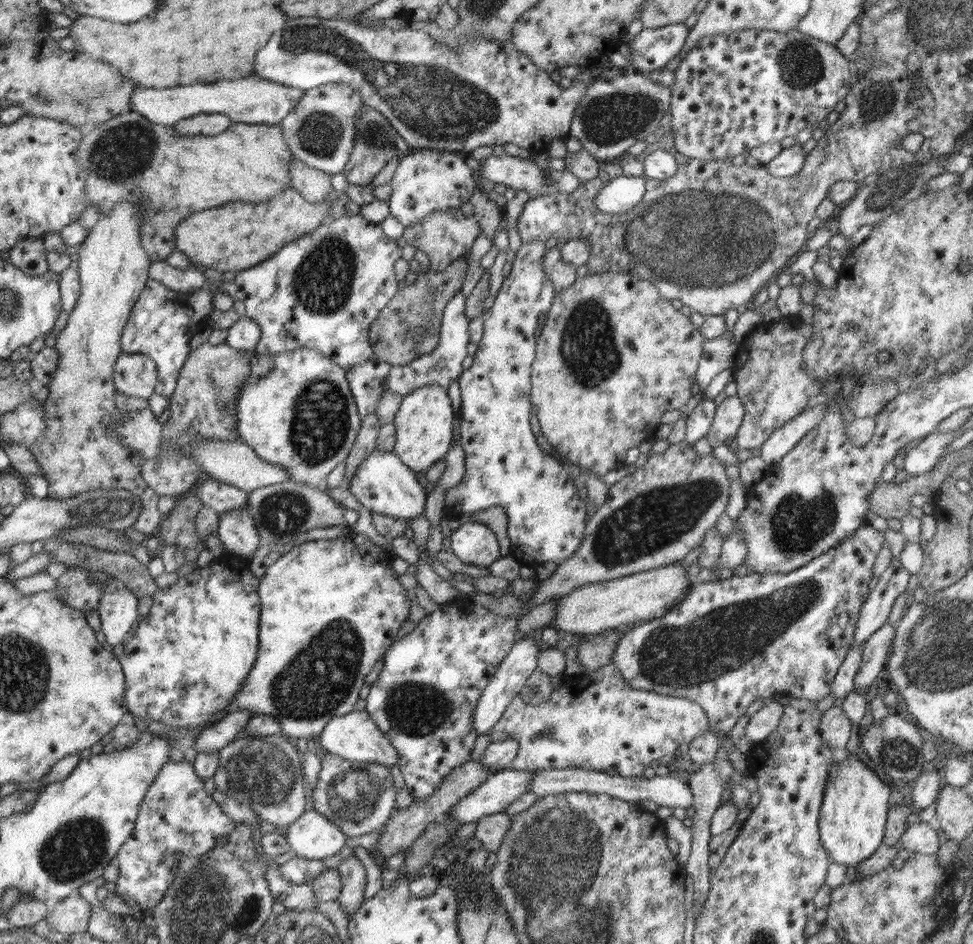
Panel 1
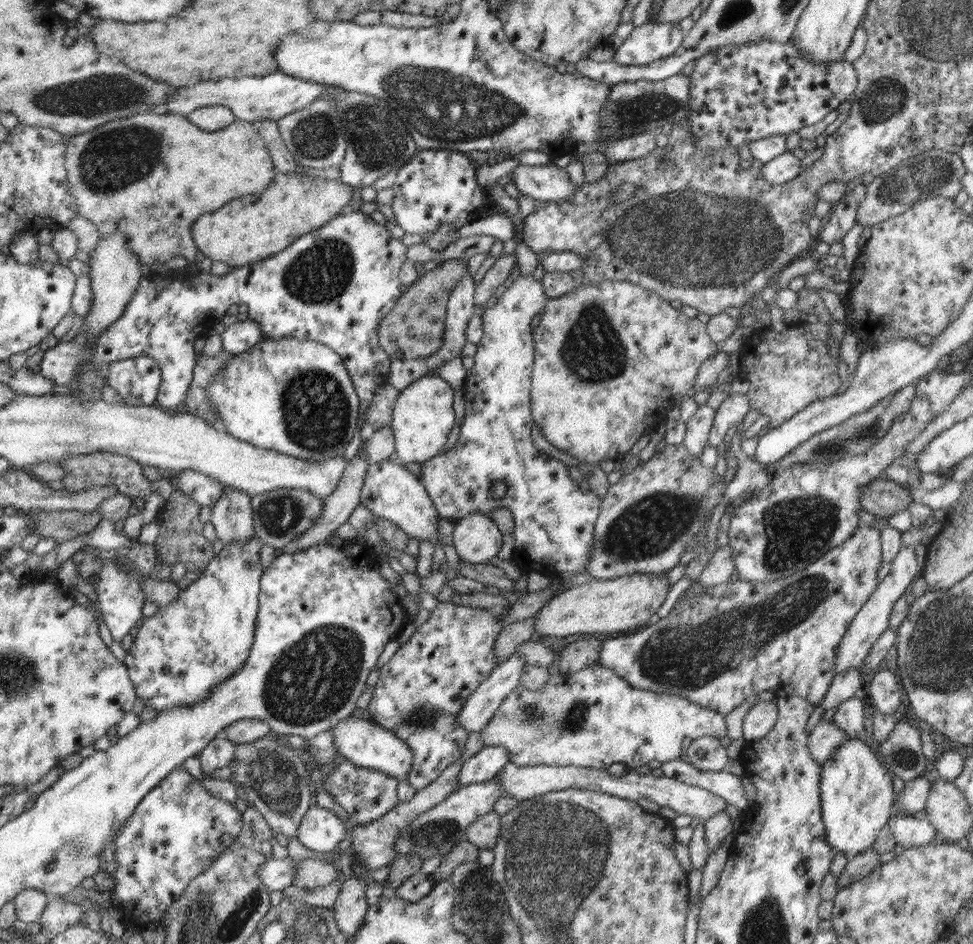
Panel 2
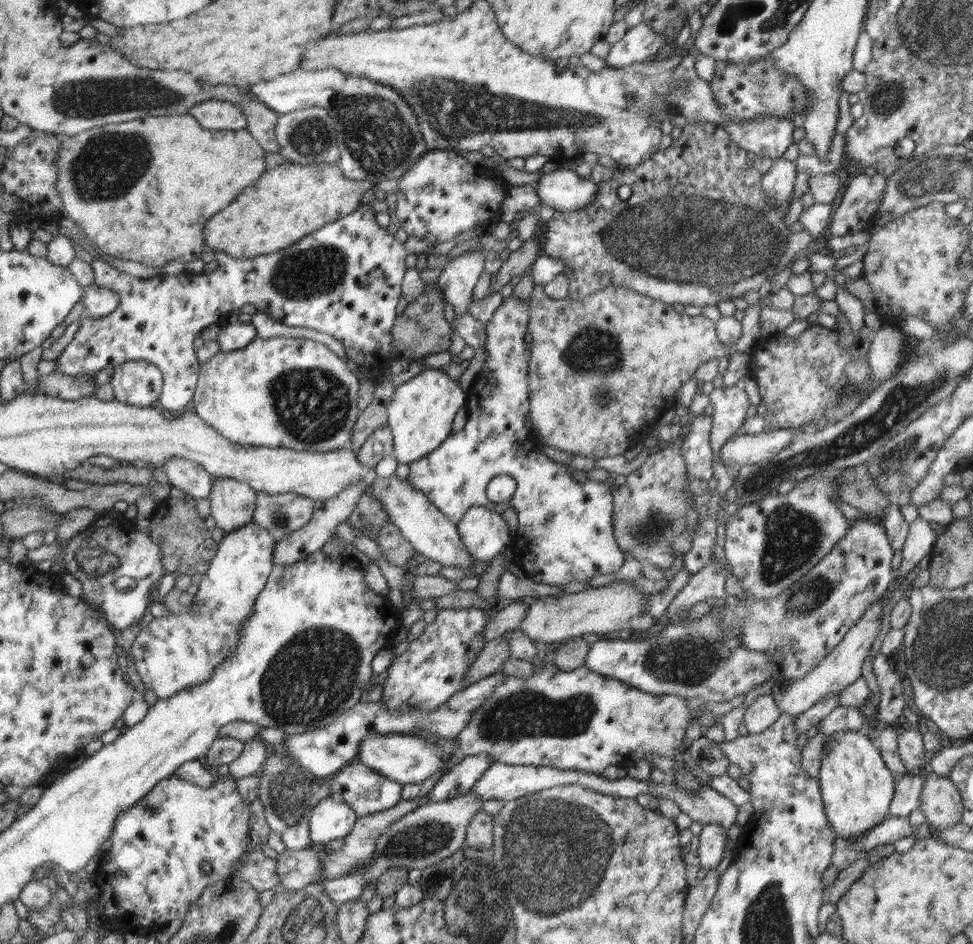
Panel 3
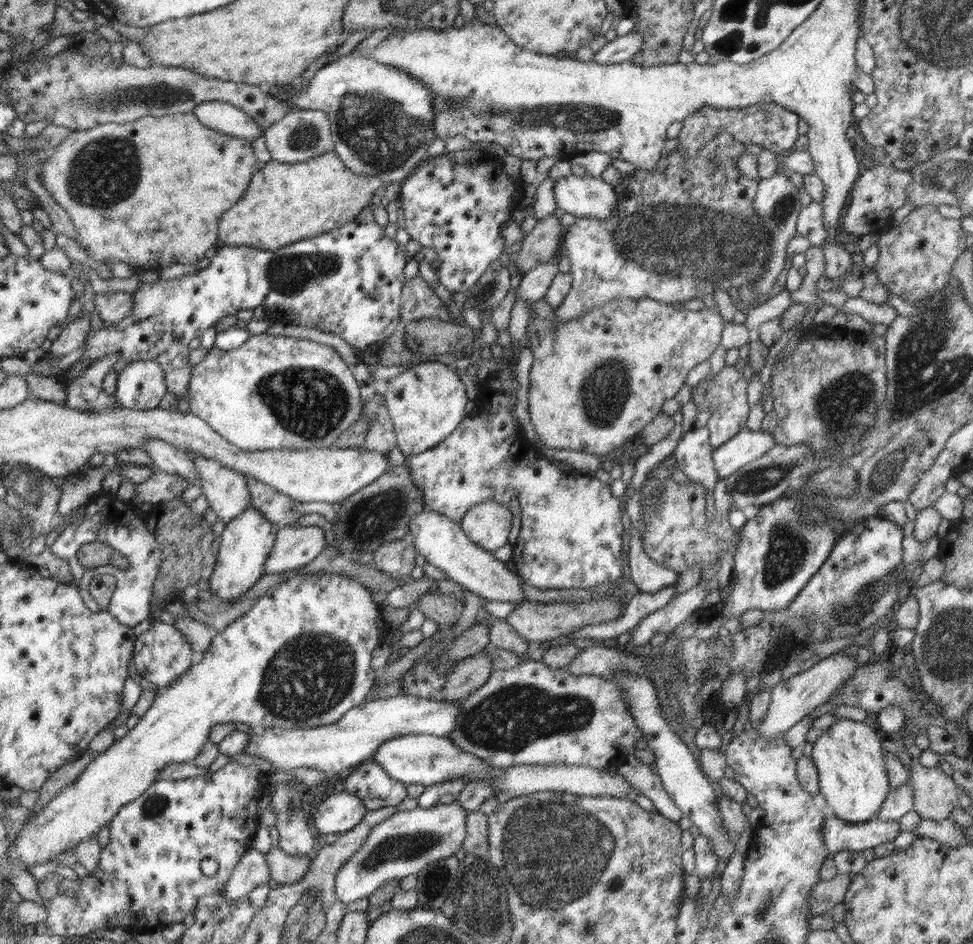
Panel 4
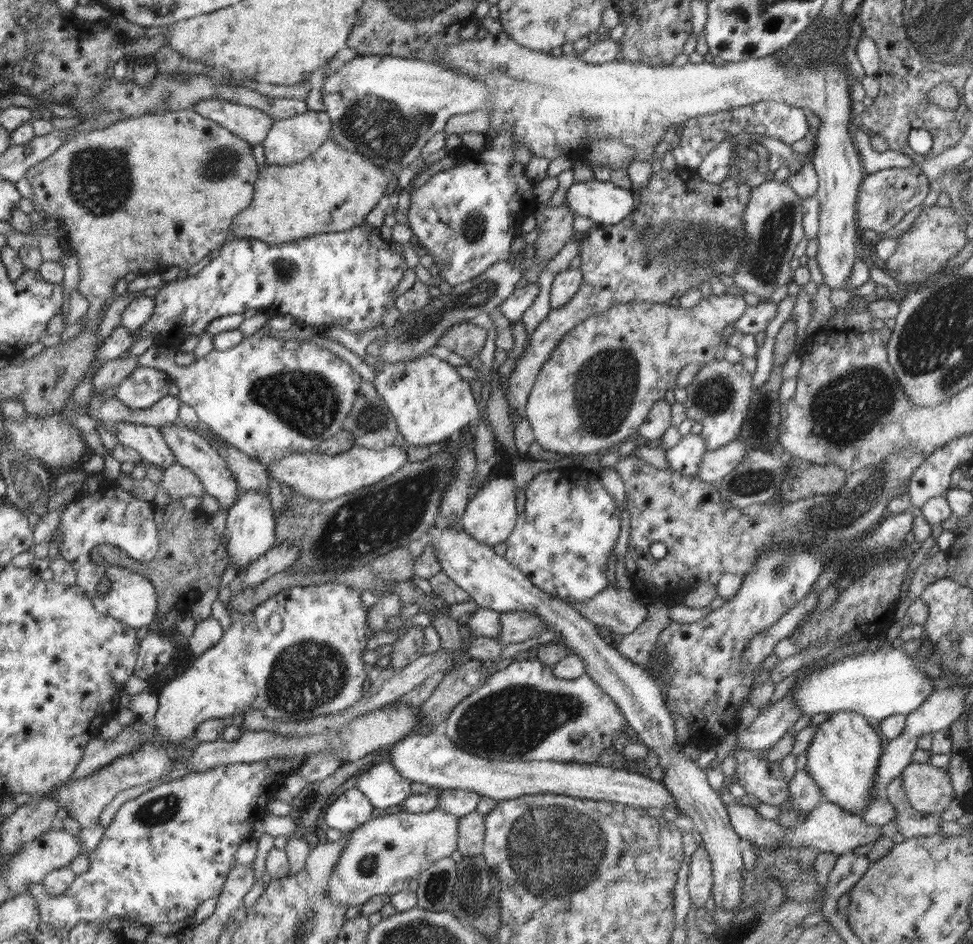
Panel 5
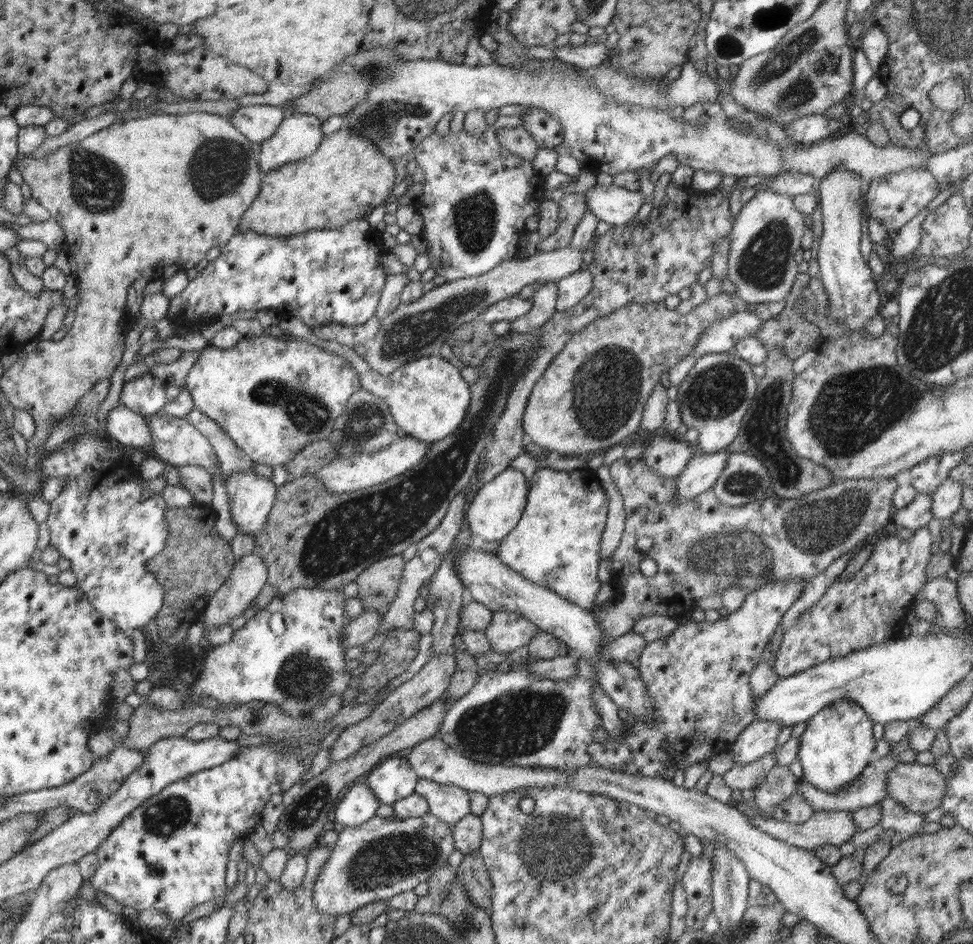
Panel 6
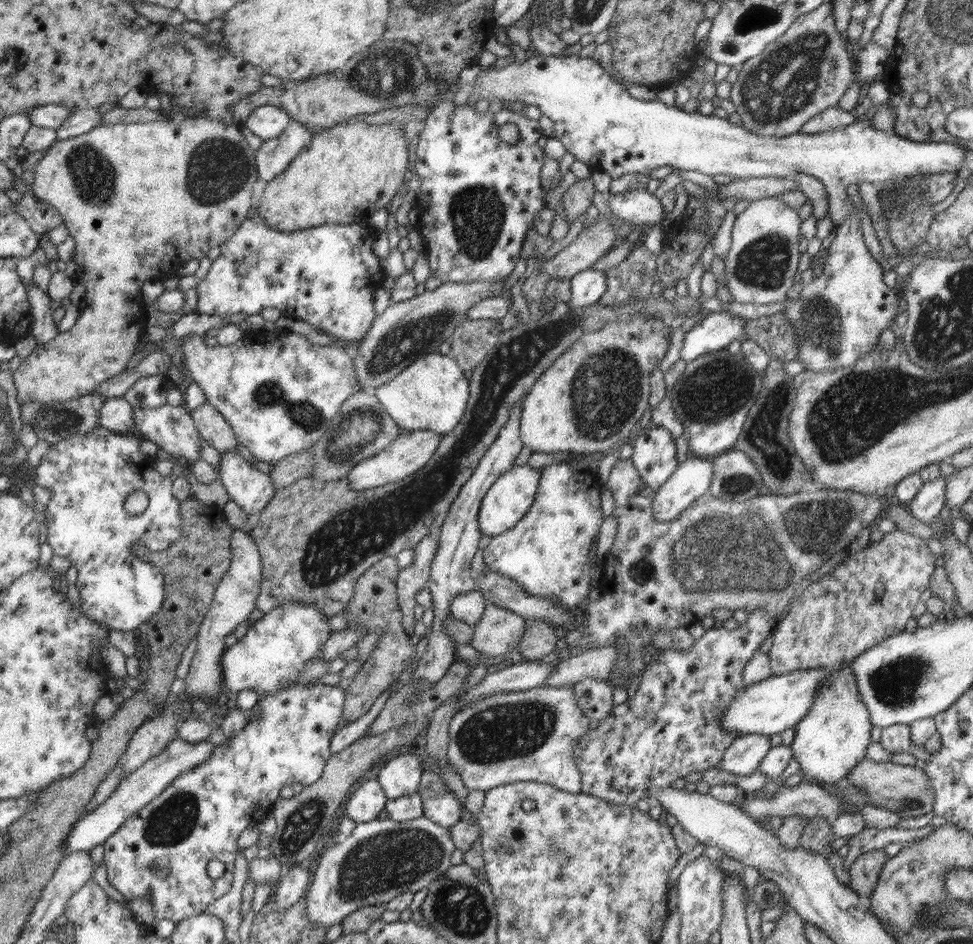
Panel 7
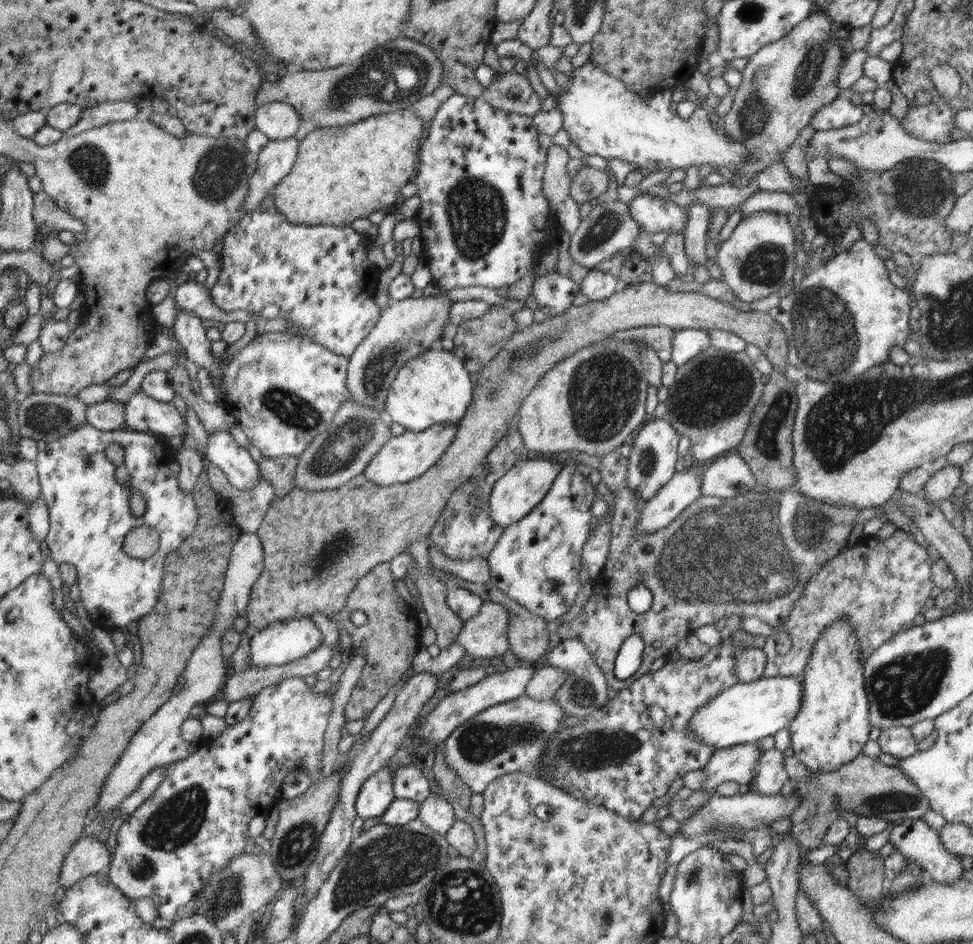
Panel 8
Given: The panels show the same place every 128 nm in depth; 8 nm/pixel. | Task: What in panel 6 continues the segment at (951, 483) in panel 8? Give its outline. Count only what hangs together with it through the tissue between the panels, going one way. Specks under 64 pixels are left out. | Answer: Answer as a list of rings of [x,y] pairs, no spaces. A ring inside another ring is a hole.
[[[918,492],[916,498],[908,506],[898,509],[891,525],[910,528],[914,532],[920,527],[926,527],[933,519],[931,506],[931,494]]]

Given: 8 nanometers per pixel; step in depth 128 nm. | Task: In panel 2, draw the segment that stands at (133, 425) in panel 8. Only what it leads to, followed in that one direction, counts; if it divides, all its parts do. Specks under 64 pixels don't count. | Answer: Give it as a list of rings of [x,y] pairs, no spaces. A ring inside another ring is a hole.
[[[225,487],[223,496],[211,509],[210,522],[224,546],[247,542],[255,535],[251,496],[243,490]]]

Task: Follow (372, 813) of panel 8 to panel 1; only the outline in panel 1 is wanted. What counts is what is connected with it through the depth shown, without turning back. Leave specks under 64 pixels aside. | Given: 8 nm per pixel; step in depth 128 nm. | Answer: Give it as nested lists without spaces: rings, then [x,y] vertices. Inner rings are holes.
[[[309,807],[291,824],[284,837],[293,855],[310,860],[336,856],[347,839],[336,824]]]

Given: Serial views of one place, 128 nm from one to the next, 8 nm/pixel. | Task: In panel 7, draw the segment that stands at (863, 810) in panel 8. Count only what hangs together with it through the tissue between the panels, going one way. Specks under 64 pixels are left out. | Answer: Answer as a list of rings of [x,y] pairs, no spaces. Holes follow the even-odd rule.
[[[868,758],[862,759],[843,782],[848,782],[867,794],[867,805],[886,807],[897,812],[901,818],[922,816],[933,810],[935,794],[924,769],[919,765],[902,766],[893,762],[874,762]],[[819,816],[818,818],[809,818],[802,832],[802,837],[800,837],[800,846],[827,858],[833,852],[835,839],[831,823]]]

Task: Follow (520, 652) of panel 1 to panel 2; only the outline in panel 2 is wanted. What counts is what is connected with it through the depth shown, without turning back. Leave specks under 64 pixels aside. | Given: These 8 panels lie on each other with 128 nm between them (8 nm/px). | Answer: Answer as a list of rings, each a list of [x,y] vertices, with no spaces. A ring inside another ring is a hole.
[[[512,653],[498,662],[488,678],[466,699],[457,716],[459,725],[470,732],[484,730],[508,694],[521,685],[521,674],[526,665],[520,653]]]

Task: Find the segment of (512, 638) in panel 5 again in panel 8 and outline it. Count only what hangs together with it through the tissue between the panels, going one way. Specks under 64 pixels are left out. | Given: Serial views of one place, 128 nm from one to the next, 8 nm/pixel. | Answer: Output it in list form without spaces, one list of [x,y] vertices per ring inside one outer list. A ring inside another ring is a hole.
[[[483,602],[480,611],[476,617],[464,621],[460,635],[458,635],[456,643],[460,644],[468,655],[478,658],[489,658],[493,661],[500,660],[502,655],[509,649],[508,637],[508,612],[505,606],[496,602]]]

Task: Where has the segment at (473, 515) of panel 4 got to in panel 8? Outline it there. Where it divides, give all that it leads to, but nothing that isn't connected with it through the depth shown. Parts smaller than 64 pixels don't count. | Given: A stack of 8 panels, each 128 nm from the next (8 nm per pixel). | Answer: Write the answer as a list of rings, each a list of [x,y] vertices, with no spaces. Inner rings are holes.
[[[548,457],[537,459],[522,458],[504,476],[500,477],[492,487],[489,496],[490,518],[500,526],[510,526],[524,518],[548,492],[560,469],[568,462],[553,461]]]

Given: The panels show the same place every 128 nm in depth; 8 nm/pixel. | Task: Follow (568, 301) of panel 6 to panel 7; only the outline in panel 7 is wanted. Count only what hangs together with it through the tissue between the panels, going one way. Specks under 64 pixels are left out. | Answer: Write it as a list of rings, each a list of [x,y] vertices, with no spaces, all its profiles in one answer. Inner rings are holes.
[[[591,268],[571,277],[569,285],[572,294],[569,307],[590,306],[598,302],[607,287],[605,274]]]

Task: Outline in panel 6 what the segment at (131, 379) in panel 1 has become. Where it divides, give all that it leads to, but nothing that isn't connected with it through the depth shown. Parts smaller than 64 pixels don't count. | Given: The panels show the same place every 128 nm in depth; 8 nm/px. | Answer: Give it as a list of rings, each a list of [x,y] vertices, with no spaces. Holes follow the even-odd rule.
[[[143,373],[123,384],[119,401],[140,416],[152,416],[167,403],[166,388],[164,380],[152,373]]]

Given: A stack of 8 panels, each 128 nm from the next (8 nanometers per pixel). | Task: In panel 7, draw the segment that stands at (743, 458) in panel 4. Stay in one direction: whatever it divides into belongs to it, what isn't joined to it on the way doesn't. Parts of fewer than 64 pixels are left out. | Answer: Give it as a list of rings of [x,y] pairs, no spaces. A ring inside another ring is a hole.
[[[687,458],[677,466],[672,476],[655,492],[652,501],[656,520],[675,519],[699,496],[709,492],[713,464],[709,458]]]

